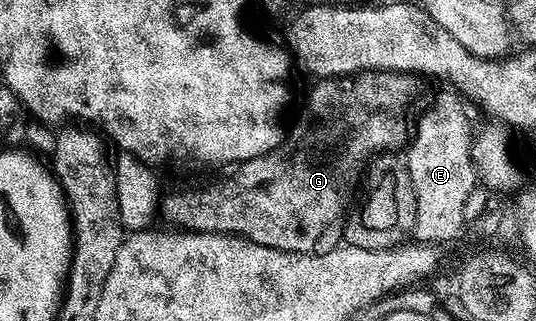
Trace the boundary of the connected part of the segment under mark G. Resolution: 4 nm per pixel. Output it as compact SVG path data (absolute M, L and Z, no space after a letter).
M374 71L373 73L355 73L349 77L326 77L315 82L316 85L308 93L304 101L304 110L300 118L292 125L292 130L287 130L286 136L281 140L274 151L270 151L261 157L255 157L249 161L239 162L235 166L233 177L220 181L214 185L208 185L205 189L194 189L182 193L165 192L160 199L158 210L159 220L169 221L171 228L176 231L187 231L189 233L230 233L237 237L244 237L259 245L265 245L271 249L284 249L288 253L325 253L337 248L345 240L344 223L348 220L350 206L354 201L354 194L362 181L362 174L372 158L384 154L391 154L396 148L403 146L410 137L410 117L408 121L408 104L416 93L417 78L410 73L387 73L386 71Z

